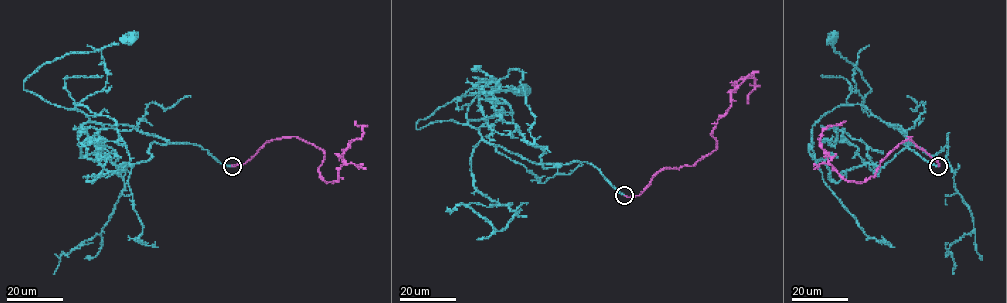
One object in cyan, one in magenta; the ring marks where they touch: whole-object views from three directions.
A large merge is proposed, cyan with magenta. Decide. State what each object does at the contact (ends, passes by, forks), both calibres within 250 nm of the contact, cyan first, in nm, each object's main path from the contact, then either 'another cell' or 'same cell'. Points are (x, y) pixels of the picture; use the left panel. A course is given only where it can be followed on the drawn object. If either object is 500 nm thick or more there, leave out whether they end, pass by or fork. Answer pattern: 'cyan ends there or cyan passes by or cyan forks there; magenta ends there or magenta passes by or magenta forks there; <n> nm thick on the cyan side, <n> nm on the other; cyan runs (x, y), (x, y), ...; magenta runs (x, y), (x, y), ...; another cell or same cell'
cyan ends there; magenta ends there; 200 nm thick on the cyan side, 200 nm on the other; cyan runs (232, 166), (193, 144), (93, 123), (24, 89), (44, 63), (131, 36); magenta runs (232, 166), (271, 140), (298, 137), (324, 151), (320, 176), (336, 181), (343, 152), (363, 131), (354, 121); another cell

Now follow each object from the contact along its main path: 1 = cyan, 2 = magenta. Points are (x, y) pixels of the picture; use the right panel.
1: (938, 166), (904, 143), (901, 126), (884, 123), (863, 106), (871, 89), (859, 70), (835, 51), (832, 36)
2: (938, 166), (908, 137), (881, 161), (874, 176), (845, 180), (819, 142), (827, 127), (846, 121)

